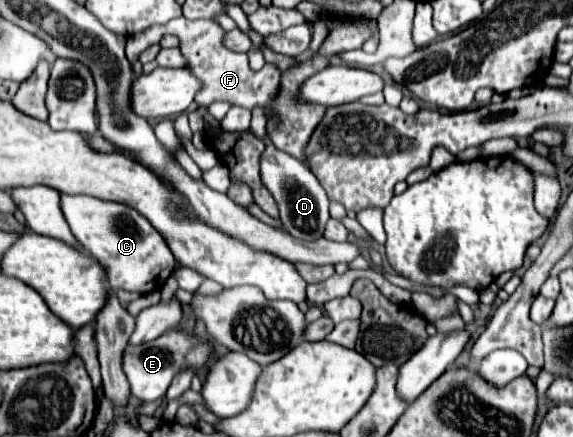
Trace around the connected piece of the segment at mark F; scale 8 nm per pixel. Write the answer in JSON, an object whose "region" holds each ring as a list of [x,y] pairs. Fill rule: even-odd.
{"region":[[[181,16],[181,18],[175,18],[167,24],[163,24],[163,26],[151,26],[151,30],[145,30],[143,34],[133,34],[127,38],[129,62],[135,62],[137,56],[145,48],[159,42],[165,34],[175,34],[179,40],[183,40],[181,52],[189,60],[187,68],[195,70],[195,74],[199,74],[199,78],[203,78],[203,90],[199,92],[199,98],[195,98],[197,106],[209,106],[213,102],[229,102],[231,106],[241,106],[251,112],[259,106],[267,120],[279,122],[279,116],[273,110],[271,102],[279,94],[280,70],[273,64],[267,63],[260,71],[251,70],[247,54],[235,54],[221,46],[221,38],[225,32],[215,20],[187,20]]]}

